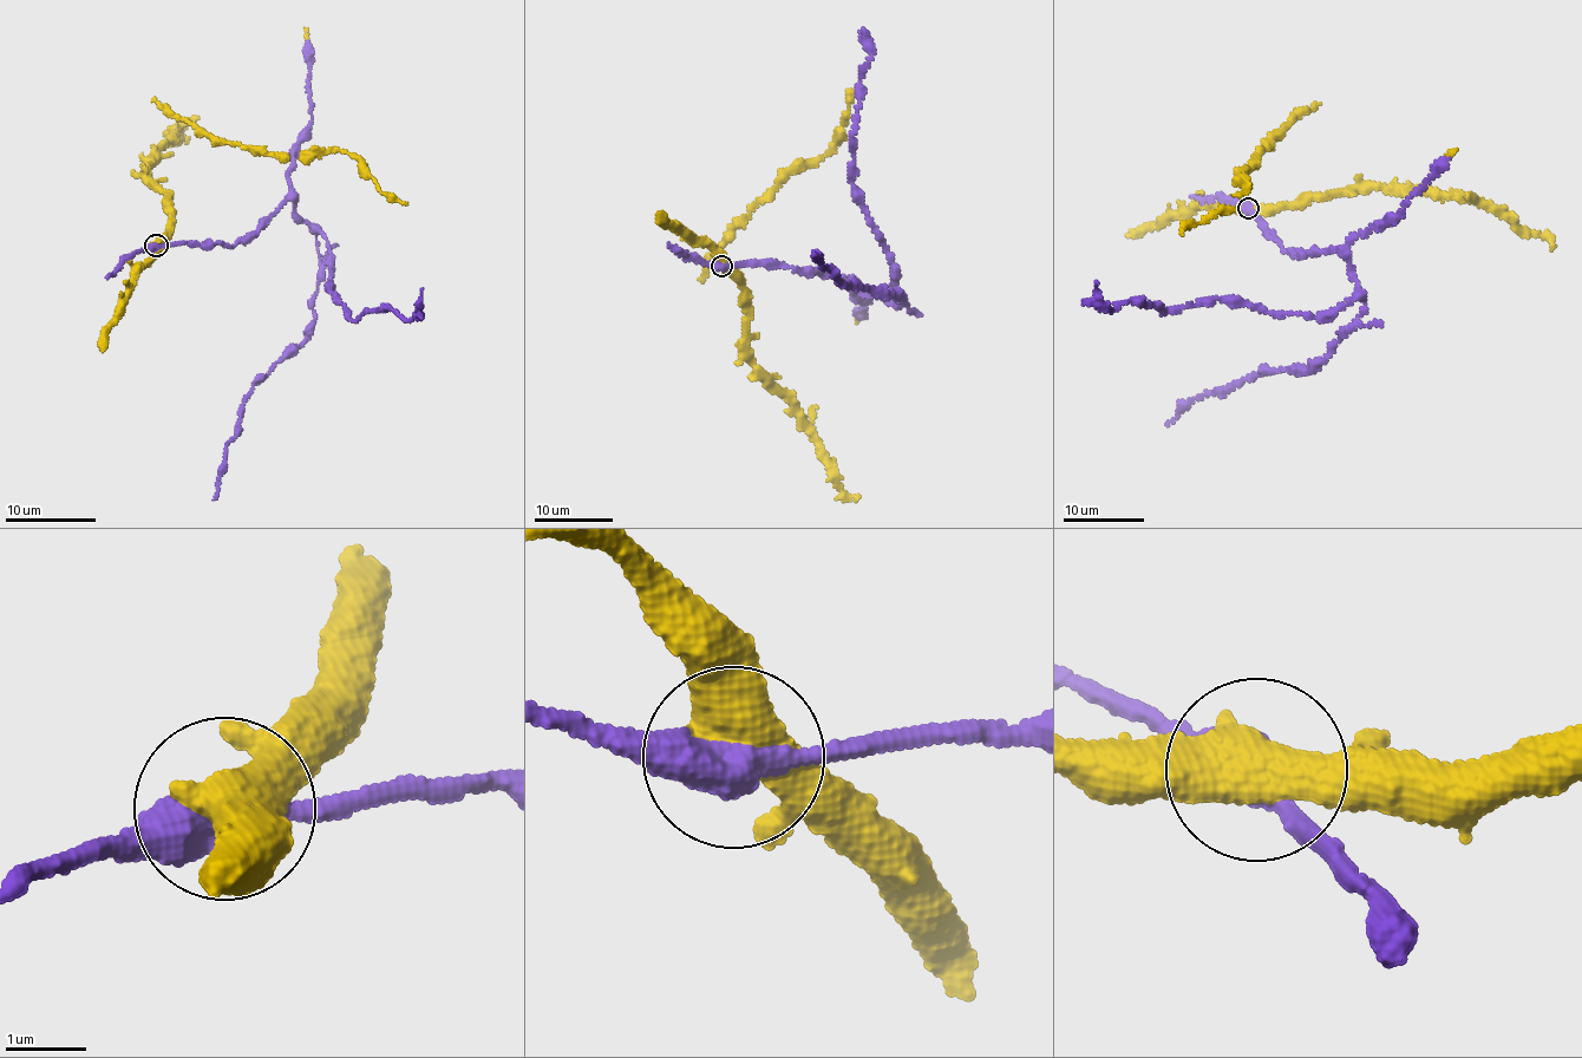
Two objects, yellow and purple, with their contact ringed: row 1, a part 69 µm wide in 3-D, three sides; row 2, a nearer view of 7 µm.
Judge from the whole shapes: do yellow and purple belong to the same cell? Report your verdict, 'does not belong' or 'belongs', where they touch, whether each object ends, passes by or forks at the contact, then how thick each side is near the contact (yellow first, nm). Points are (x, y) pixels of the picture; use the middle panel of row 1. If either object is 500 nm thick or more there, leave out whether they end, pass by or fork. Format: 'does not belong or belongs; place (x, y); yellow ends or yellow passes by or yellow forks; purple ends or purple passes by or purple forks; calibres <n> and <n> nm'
belongs; place (721, 266); calibres 550 and 460 nm

